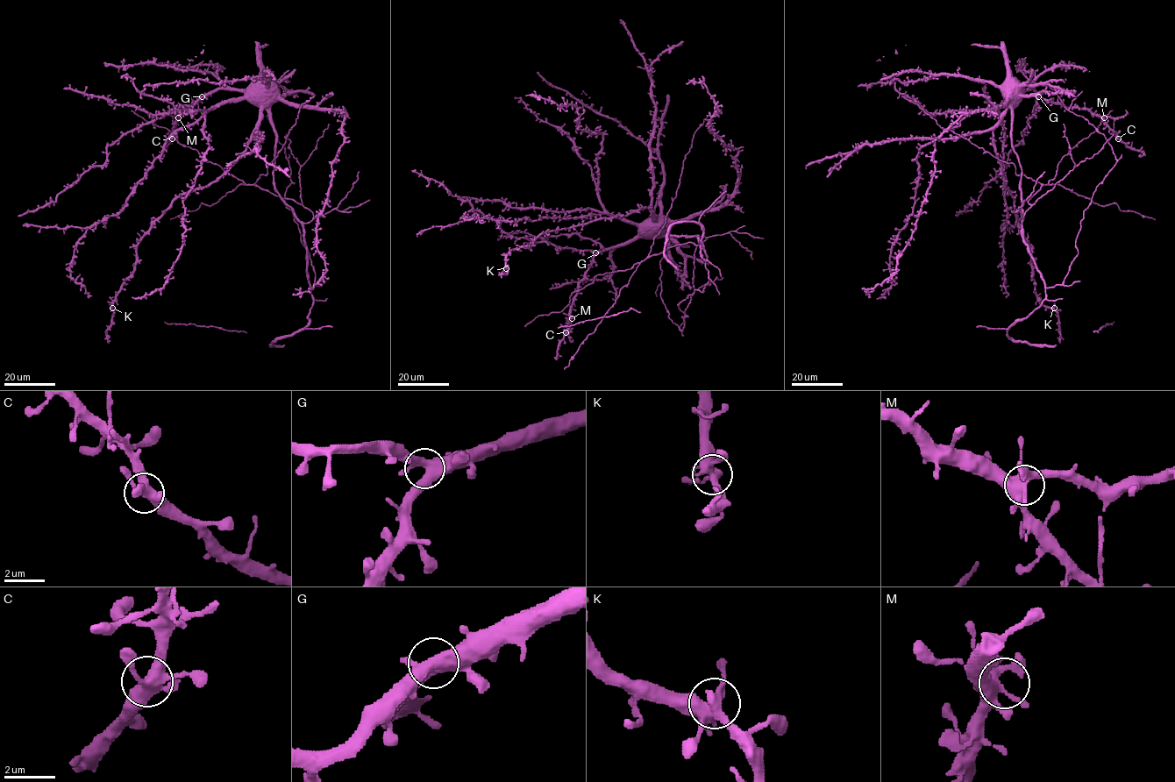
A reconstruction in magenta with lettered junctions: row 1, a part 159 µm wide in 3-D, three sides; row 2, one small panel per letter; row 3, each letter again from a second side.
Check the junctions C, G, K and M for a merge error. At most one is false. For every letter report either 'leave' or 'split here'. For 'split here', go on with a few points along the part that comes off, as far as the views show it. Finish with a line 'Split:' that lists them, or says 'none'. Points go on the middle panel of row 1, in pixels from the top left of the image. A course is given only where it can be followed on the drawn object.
C: leave
G: leave
K: leave
M: leave
Split: none

